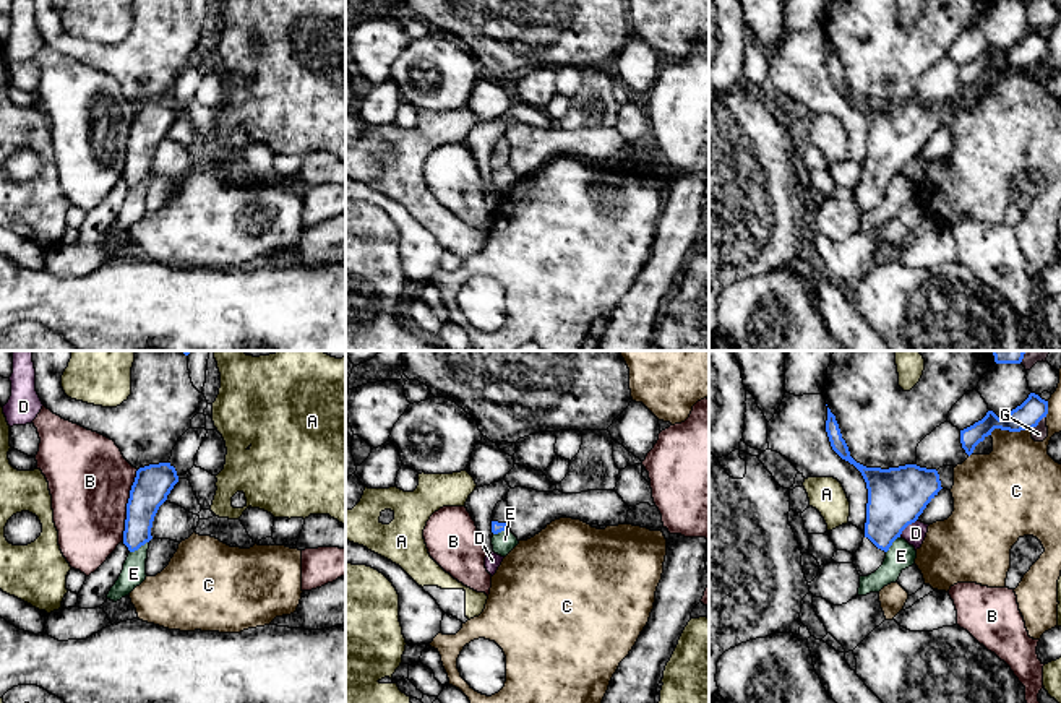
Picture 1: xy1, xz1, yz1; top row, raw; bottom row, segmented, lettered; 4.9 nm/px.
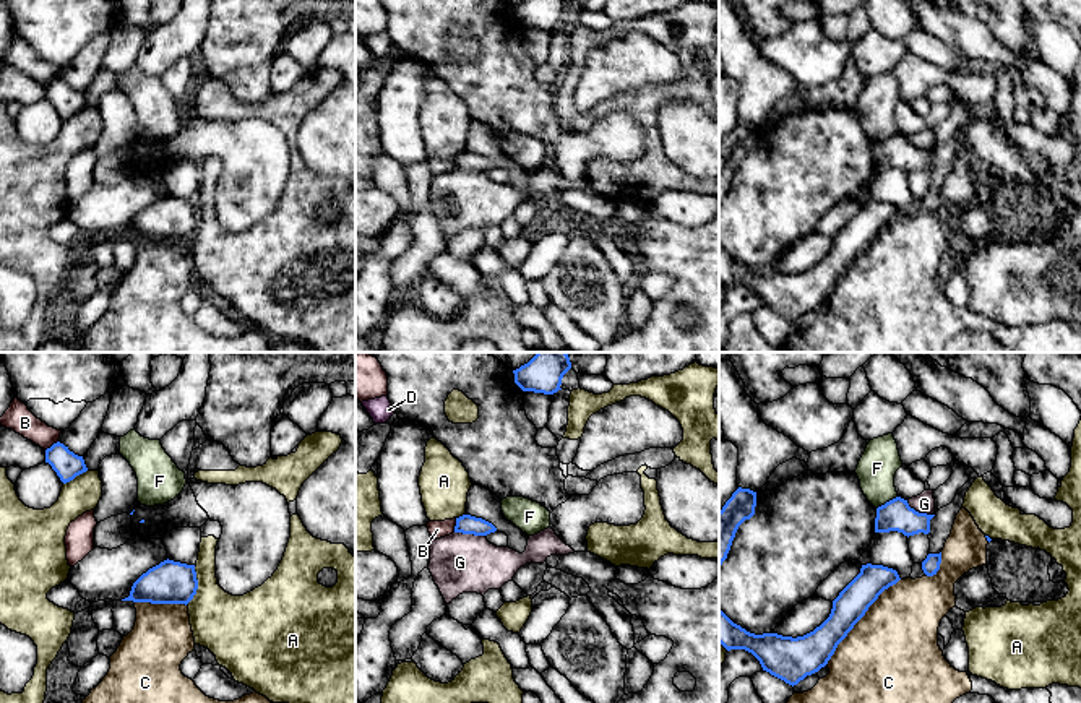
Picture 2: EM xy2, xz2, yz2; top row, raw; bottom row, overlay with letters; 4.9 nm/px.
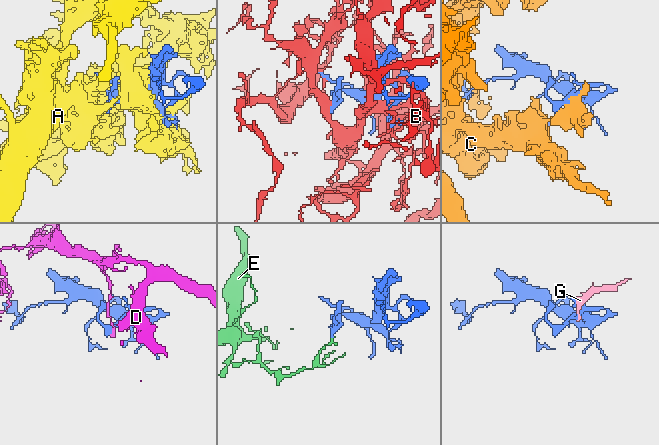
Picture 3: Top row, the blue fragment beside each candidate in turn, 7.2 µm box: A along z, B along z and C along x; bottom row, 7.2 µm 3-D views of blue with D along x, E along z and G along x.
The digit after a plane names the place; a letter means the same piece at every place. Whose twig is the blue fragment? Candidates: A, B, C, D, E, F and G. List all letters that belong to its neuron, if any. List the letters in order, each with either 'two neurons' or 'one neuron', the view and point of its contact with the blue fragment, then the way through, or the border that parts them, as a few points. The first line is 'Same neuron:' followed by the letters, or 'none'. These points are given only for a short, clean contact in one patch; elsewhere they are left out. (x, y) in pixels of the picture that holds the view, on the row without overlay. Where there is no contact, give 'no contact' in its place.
Same neuron: F
A: two neurons; meets blue in xy2 at (197, 223)
B: two neurons; meets blue in xy1 at (127, 142)
C: two neurons; meets blue in yz2 at (859, 255)
D: two neurons; meets blue in yz1 at (906, 163); border along yz1 (915, 156), (899, 172)
E: two neurons; meets blue in xy1 at (140, 182); border along xy1 (150, 176), (130, 189)
F: one neuron; meets blue in yz2 at (887, 138)
G: two neurons; meets blue in xz2 at (469, 169)

